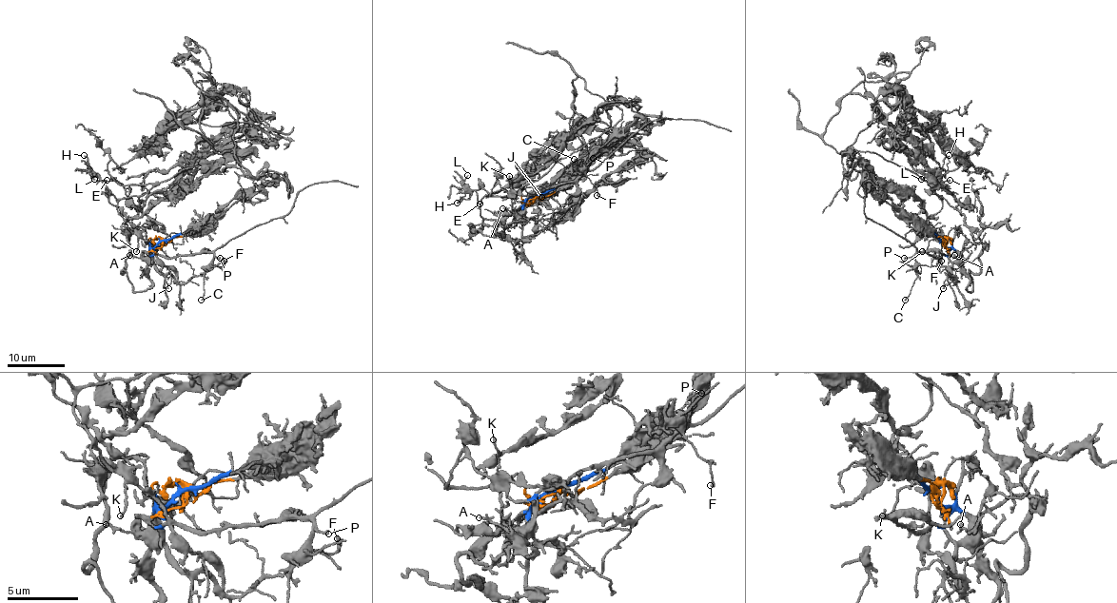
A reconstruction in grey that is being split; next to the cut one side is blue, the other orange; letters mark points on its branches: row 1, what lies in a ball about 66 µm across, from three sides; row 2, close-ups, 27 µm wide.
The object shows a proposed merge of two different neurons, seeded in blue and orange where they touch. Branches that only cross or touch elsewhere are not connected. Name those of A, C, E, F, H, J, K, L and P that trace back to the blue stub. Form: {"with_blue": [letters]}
{"with_blue": ["A", "C", "F", "J", "P"]}

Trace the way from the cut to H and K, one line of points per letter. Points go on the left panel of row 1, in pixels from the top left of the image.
H: (163, 240), (146, 240), (132, 233), (116, 205), (116, 200), (92, 171), (84, 155)
K: (163, 240), (140, 237), (135, 251)

